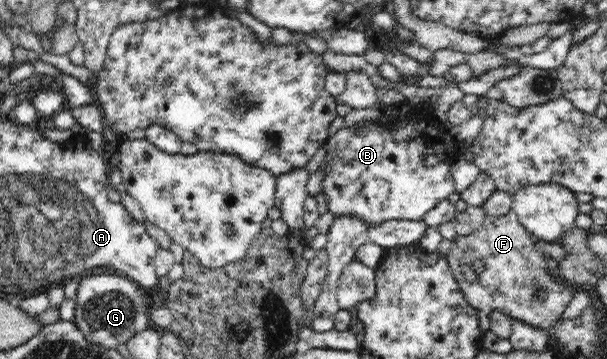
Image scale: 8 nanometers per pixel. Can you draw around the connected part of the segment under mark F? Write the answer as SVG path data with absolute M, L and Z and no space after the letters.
M512 210L498 217L487 214L478 230L467 235L457 235L452 240L450 251L445 257L460 291L468 303L478 310L478 327L481 332L485 333L489 329L488 313L492 309L500 309L511 319L520 319L547 330L549 326L558 324L562 311L574 296L572 295L574 288L564 285L552 275L551 261L544 254L538 254L534 250L535 241L535 238L519 223L517 214Z

